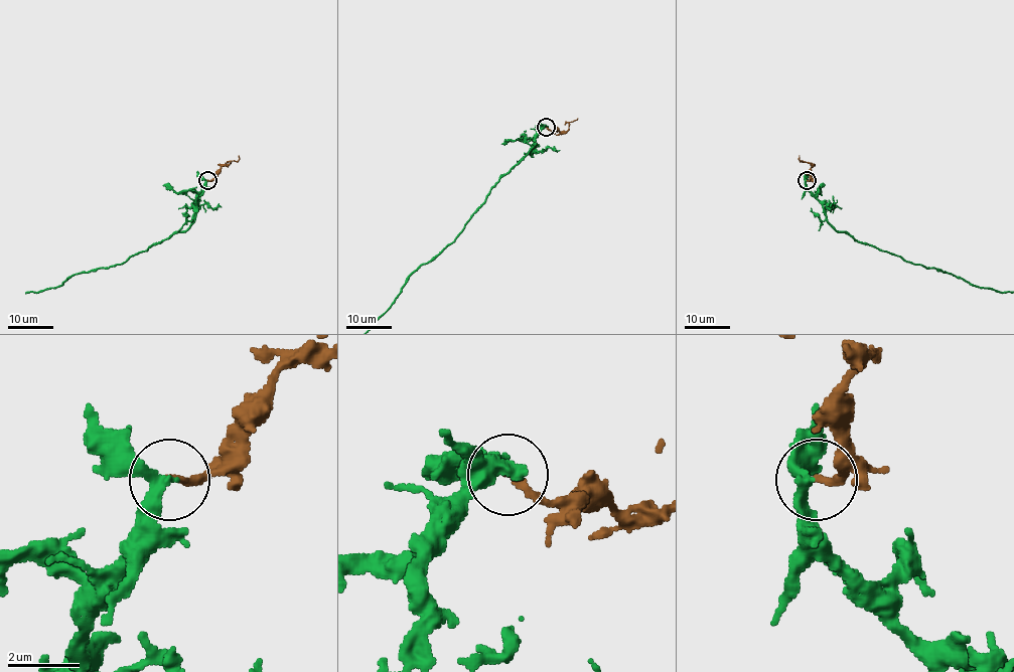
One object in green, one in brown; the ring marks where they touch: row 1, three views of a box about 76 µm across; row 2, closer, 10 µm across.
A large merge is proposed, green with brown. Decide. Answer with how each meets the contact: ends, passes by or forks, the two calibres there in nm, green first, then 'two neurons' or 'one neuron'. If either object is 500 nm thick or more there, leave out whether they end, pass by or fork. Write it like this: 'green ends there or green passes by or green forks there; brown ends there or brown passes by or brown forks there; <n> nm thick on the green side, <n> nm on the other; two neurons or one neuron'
green passes by; brown ends there; 240 nm thick on the green side, 200 nm on the other; one neuron

